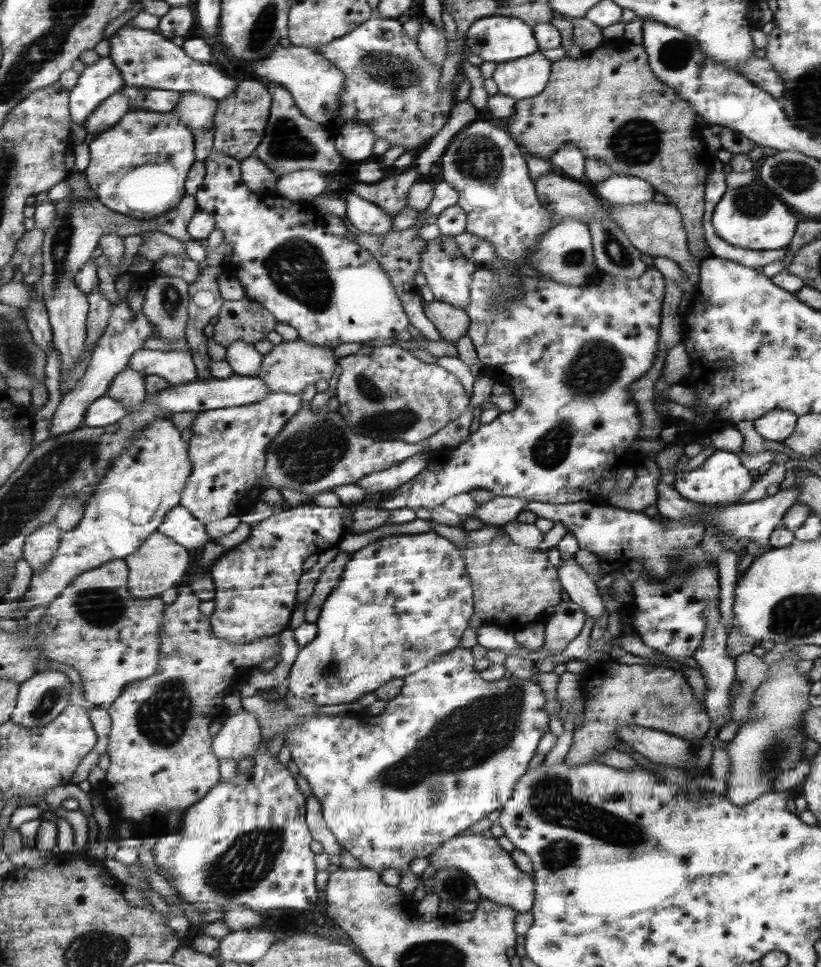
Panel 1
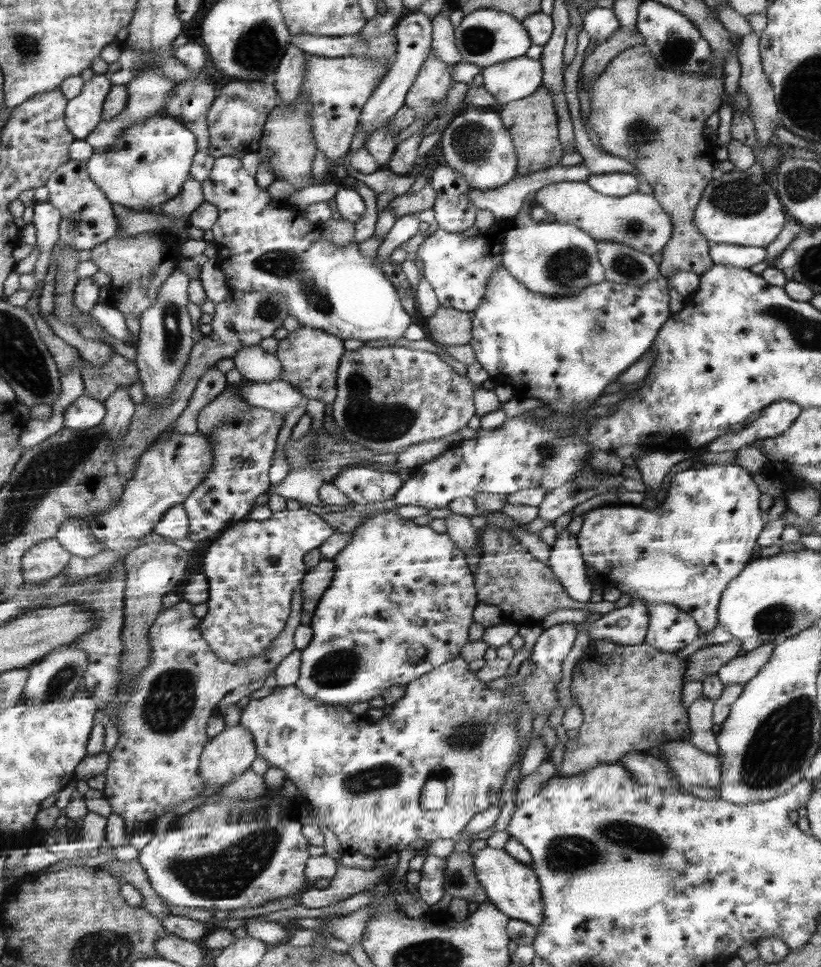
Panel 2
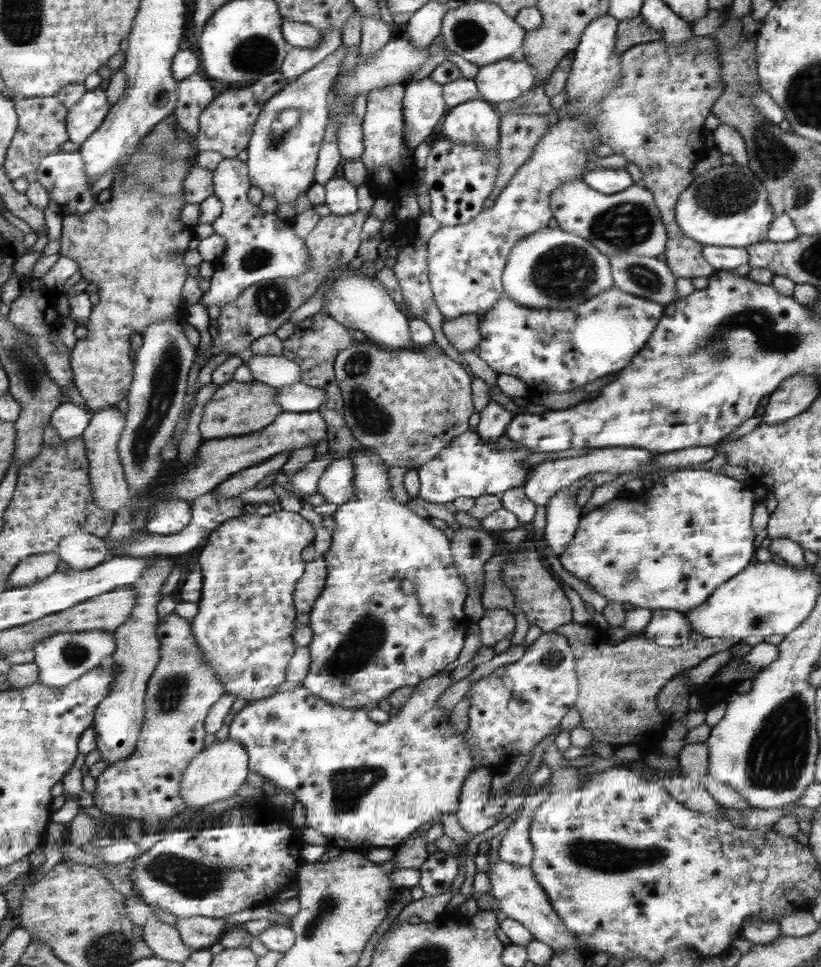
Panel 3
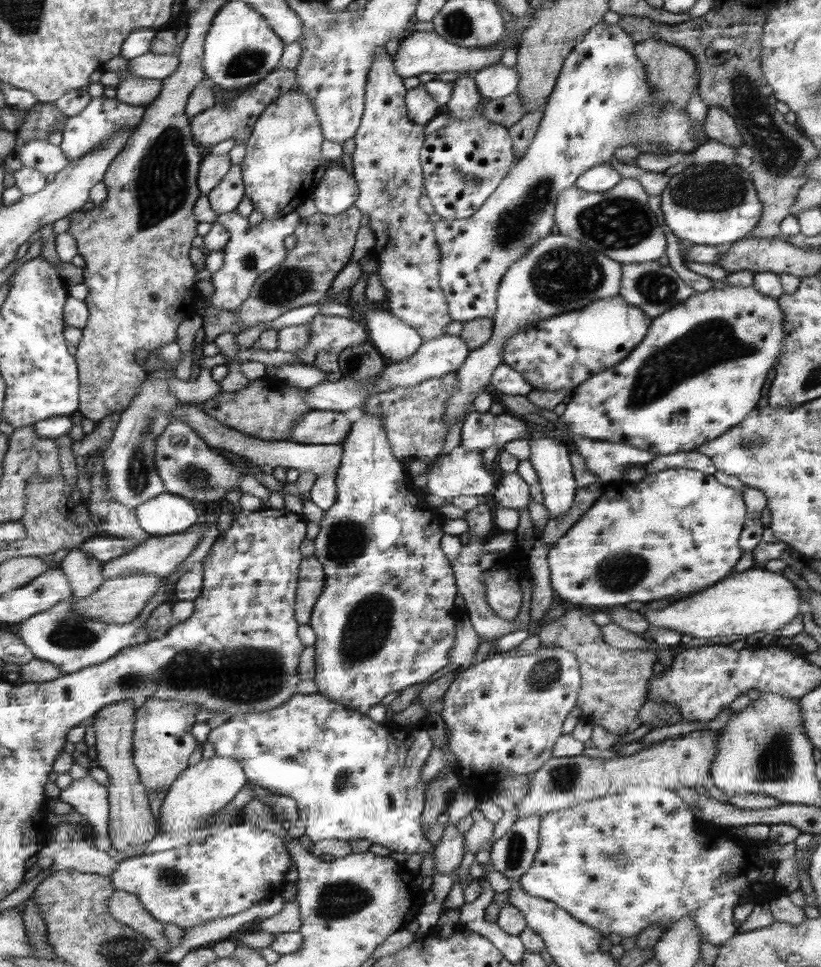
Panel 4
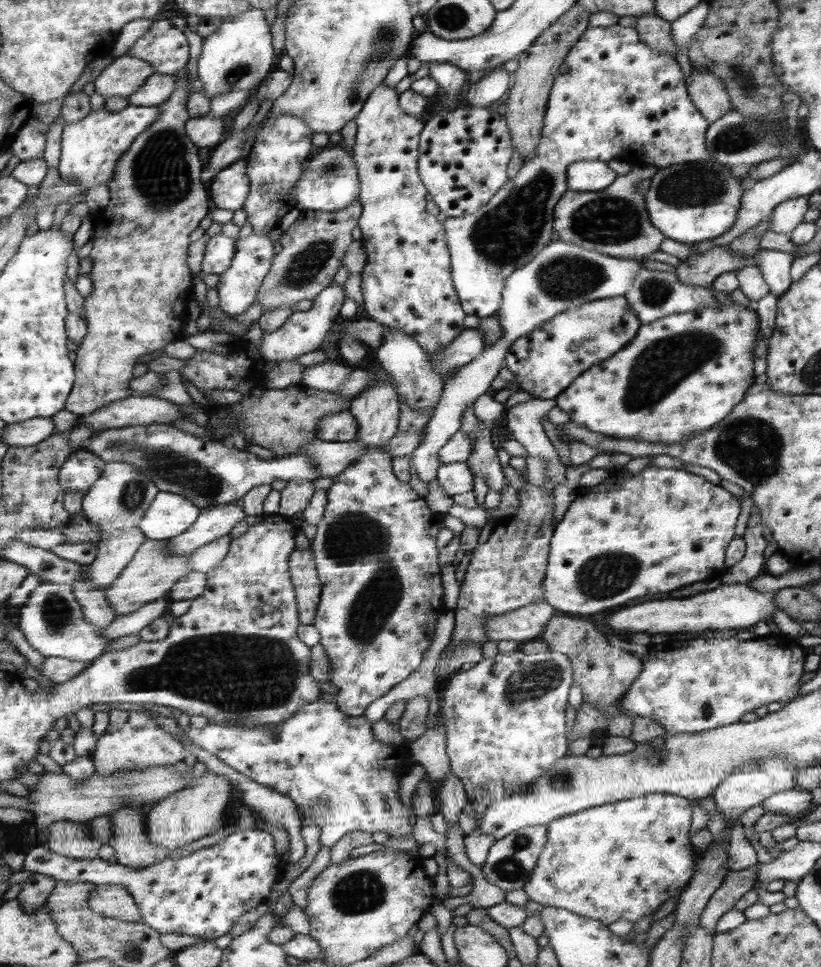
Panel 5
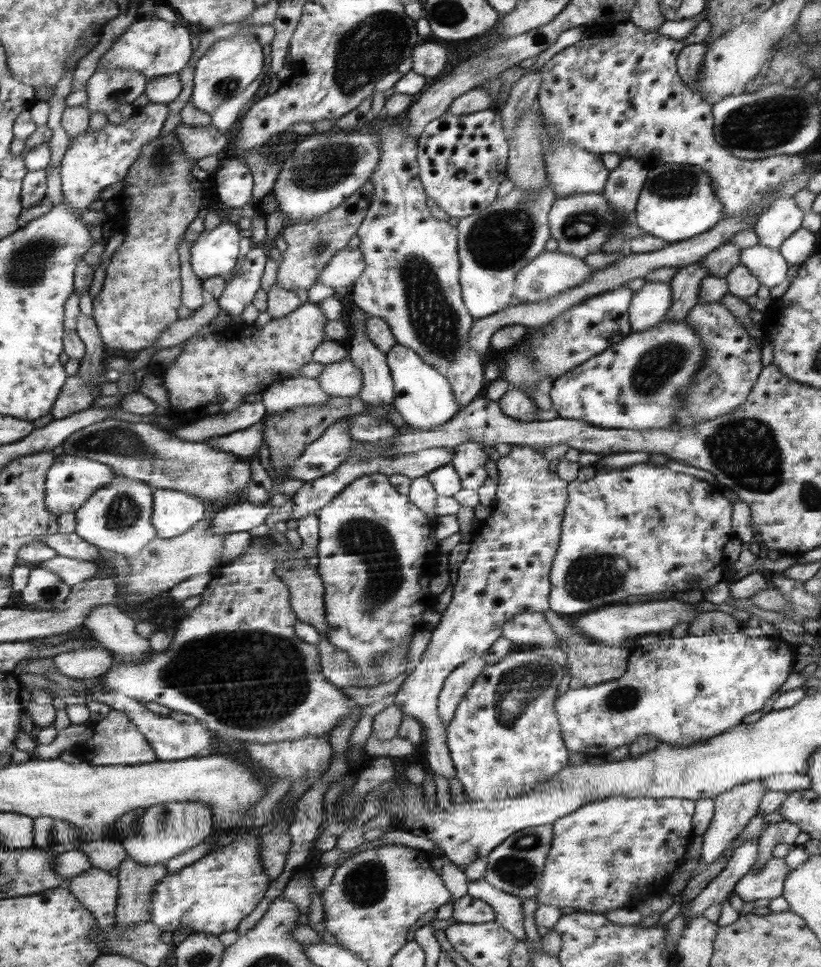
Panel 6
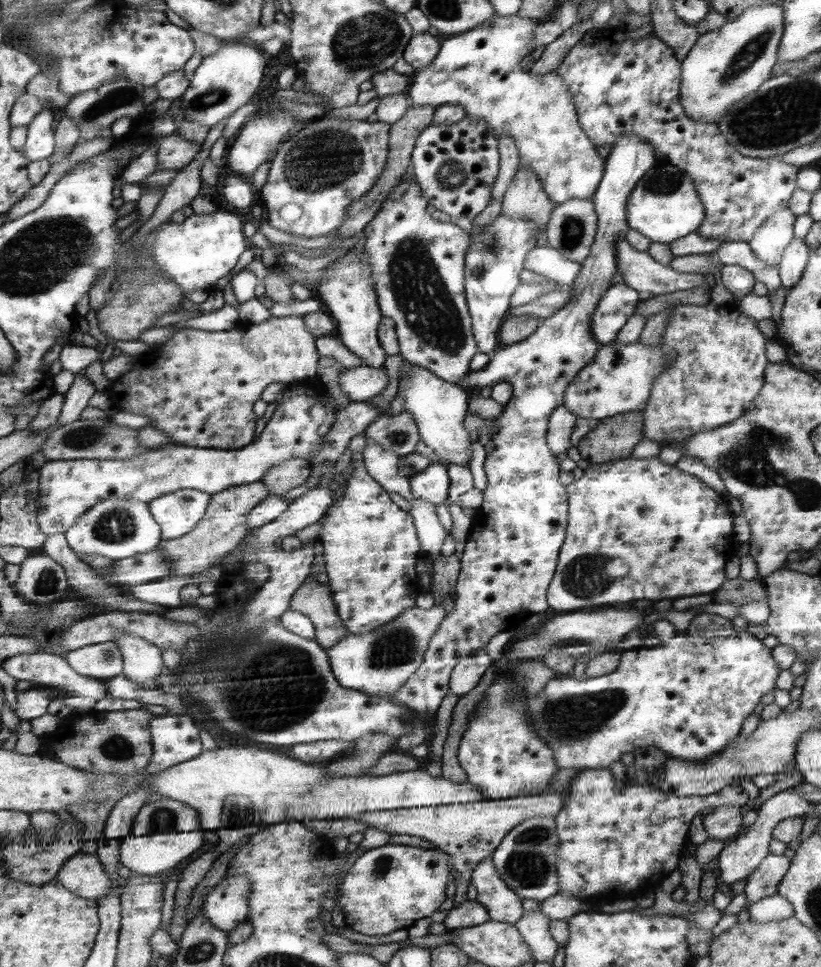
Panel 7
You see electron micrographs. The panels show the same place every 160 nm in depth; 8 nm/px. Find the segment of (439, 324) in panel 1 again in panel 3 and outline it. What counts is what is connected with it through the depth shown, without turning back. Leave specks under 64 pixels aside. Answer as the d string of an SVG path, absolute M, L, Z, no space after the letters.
M463 315L453 319L442 319L441 330L447 342L460 353L474 351L480 343L477 315Z

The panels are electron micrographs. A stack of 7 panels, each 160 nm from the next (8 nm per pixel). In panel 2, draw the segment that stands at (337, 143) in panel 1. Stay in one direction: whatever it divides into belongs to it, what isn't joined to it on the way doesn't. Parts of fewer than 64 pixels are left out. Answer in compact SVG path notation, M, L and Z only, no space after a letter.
M419 10L405 13L393 29L397 38L397 50L396 54L392 56L389 72L386 73L386 76L382 78L374 92L371 93L369 100L365 105L363 105L362 112L358 116L357 126L360 125L359 122L362 122L361 125L365 128L364 138L367 138L369 133L378 129L385 121L389 121L395 112L401 108L407 89L411 86L411 84L413 84L420 66L425 62L428 52L430 52L432 41L432 20L424 13L421 13Z

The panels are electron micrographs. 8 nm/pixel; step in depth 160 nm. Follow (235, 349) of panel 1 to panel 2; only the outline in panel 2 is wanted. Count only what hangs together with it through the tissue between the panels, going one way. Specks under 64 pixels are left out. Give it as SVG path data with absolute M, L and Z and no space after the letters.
M258 344L239 349L232 361L234 370L251 383L279 380L282 374L280 360L274 354L265 352Z

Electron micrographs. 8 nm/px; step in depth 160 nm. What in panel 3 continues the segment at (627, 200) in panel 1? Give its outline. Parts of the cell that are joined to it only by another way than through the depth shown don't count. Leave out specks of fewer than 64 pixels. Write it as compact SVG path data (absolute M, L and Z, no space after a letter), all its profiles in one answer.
M593 168L581 179L591 190L603 195L613 195L632 185L625 169Z

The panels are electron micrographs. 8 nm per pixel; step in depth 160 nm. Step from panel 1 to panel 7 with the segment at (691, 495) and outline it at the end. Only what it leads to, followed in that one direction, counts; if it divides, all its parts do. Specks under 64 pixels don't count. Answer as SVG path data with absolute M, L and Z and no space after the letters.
M658 457L646 458L624 458L602 462L599 464L589 464L583 470L583 475L566 486L567 502L569 503L569 513L567 517L566 540L558 552L558 564L554 573L554 578L547 589L547 602L552 610L557 612L575 612L575 610L595 610L599 606L615 605L620 602L630 602L631 600L653 600L662 598L677 599L683 596L695 596L698 594L710 594L720 588L725 581L725 562L729 560L731 548L733 548L733 536L731 536L731 516L725 500L721 502L721 496L696 476L681 472L658 459Z

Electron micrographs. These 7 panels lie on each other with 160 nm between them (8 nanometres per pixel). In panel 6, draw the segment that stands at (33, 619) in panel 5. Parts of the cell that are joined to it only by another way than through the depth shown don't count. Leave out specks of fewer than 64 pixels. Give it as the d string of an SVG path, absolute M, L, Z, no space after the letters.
M33 566L28 585L22 590L22 599L29 608L53 610L68 600L72 591L55 571Z

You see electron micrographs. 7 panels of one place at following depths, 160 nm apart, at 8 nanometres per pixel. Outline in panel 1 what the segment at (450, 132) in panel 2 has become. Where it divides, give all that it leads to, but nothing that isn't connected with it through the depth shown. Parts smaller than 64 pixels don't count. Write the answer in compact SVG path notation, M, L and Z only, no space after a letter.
M479 114L451 137L447 149L439 159L443 170L441 178L457 195L455 207L461 208L466 214L463 232L487 241L499 258L509 260L513 264L524 262L531 246L537 244L537 238L541 238L543 232L547 232L552 226L549 219L553 213L543 208L541 201L536 198L535 184L529 178L523 155L518 143L504 126L495 124L493 120L485 119Z

